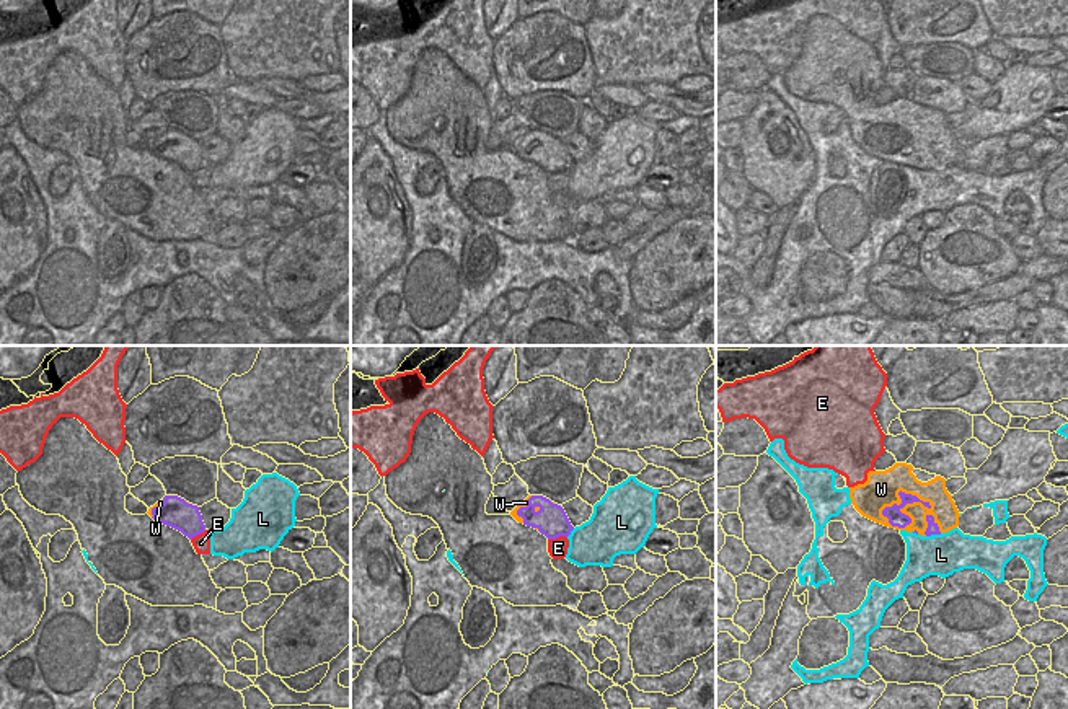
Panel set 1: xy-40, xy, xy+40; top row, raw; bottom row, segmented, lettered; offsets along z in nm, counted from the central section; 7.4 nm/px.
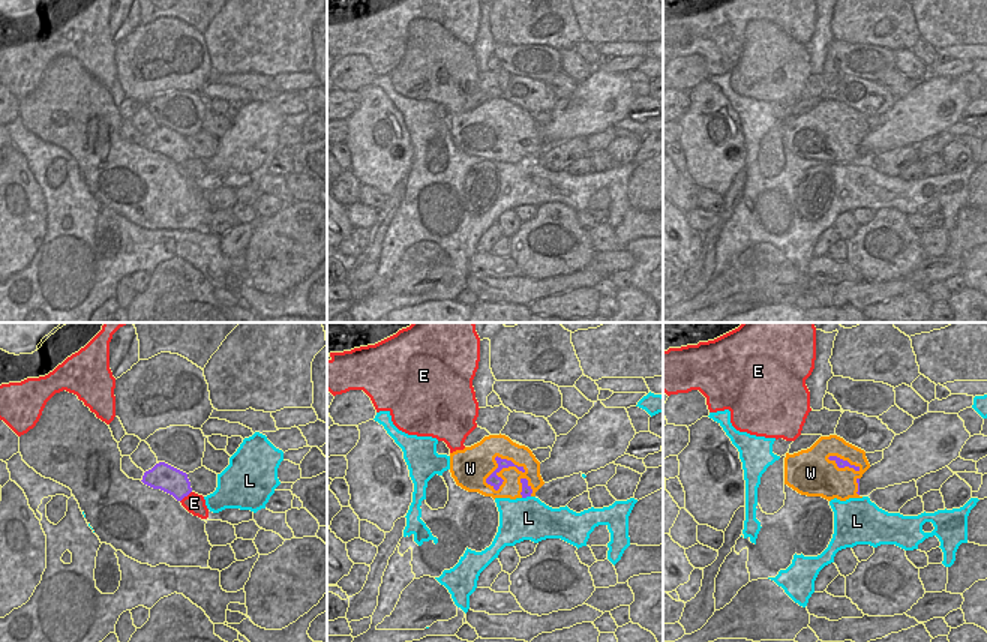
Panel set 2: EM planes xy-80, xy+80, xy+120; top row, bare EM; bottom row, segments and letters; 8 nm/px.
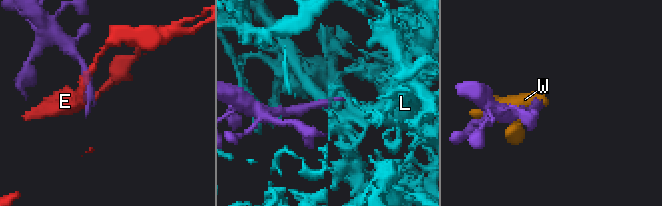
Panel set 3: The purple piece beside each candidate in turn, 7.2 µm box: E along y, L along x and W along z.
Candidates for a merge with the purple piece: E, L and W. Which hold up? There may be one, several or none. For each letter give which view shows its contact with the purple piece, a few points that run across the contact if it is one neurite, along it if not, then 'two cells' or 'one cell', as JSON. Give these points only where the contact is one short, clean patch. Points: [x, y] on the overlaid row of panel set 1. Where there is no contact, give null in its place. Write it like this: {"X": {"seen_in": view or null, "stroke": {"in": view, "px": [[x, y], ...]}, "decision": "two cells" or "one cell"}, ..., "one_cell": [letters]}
{"E": {"seen_in": "xy", "stroke": {"in": "xy", "px": [[566, 537], [548, 540]]}, "decision": "two cells"}, "L": {"seen_in": "xy+40", "stroke": {"in": "xy+40", "px": [[941, 533], [926, 537]]}, "decision": "two cells"}, "W": {"seen_in": "xy+40", "decision": "two cells"}, "one_cell": []}

